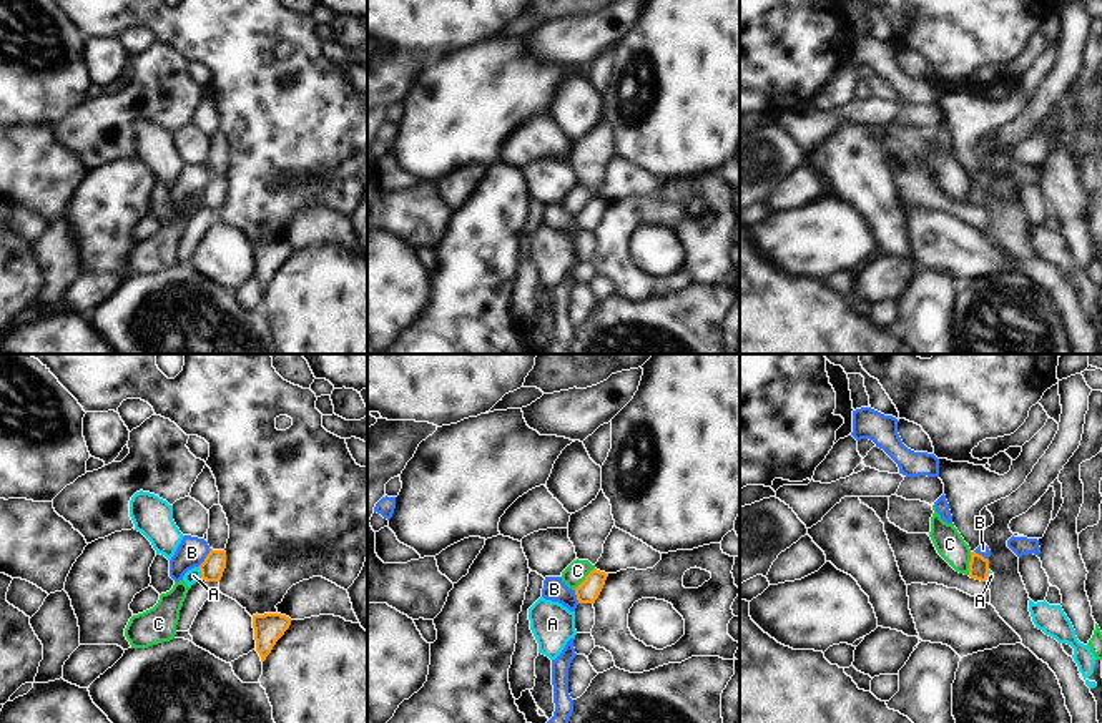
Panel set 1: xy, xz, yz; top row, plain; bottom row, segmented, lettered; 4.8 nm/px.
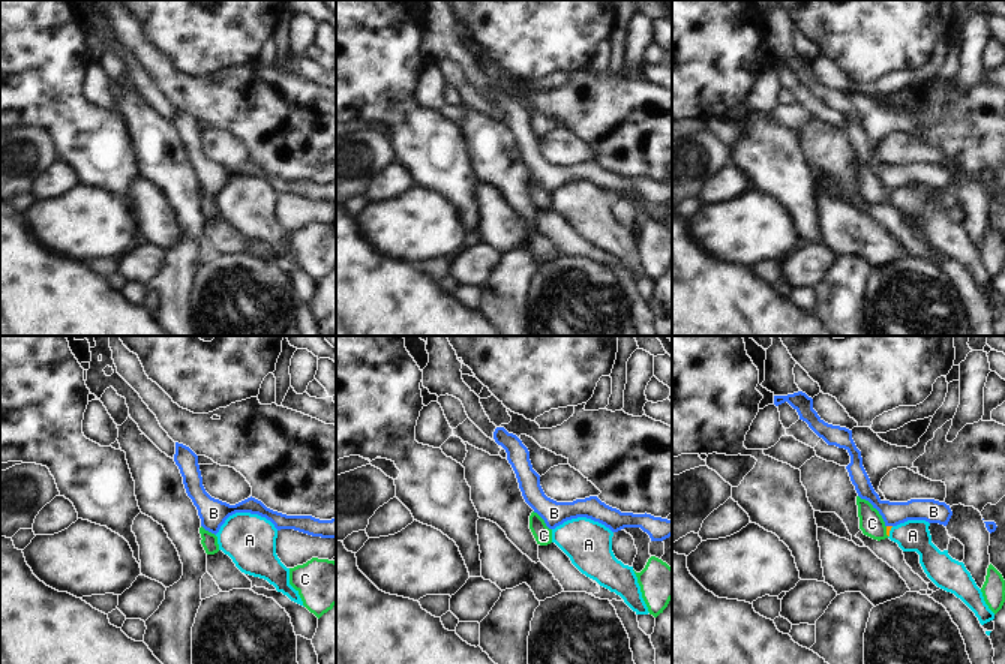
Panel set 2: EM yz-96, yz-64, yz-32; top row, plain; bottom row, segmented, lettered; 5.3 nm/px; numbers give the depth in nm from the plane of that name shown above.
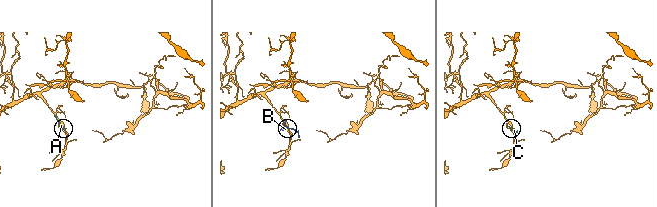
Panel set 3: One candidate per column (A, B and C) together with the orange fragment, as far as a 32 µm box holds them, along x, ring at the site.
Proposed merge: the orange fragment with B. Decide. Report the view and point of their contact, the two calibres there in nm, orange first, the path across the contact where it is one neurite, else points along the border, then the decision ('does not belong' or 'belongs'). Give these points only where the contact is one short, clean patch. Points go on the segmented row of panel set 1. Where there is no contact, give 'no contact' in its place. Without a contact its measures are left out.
meets orange in xy at (206, 557); 110 nm thick on the orange side, 140 nm on the other; border along xy (211, 549), (198, 565); does not belong

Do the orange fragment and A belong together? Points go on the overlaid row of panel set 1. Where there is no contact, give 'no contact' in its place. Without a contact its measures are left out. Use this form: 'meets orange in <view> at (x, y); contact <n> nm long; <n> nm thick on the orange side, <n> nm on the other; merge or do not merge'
meets orange in xy at (201, 572); contact 60 nm long; 110 nm thick on the orange side, 70 nm on the other; do not merge

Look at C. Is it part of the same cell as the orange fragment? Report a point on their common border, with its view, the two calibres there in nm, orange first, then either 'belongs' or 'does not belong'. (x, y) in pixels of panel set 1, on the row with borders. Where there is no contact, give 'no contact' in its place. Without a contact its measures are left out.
meets orange in yz at (969, 564); 100 nm thick on the orange side, 140 nm on the other; does not belong

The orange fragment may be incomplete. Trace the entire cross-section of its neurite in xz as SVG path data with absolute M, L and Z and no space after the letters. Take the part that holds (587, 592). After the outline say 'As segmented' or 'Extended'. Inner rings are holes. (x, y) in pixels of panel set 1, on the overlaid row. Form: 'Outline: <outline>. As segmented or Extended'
Outline: M593 568L585 580L575 588L578 603L595 603L608 573Z. As segmented

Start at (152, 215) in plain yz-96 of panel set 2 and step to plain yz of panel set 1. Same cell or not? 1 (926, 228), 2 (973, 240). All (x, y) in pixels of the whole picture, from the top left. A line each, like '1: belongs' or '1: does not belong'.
1: belongs
2: belongs

